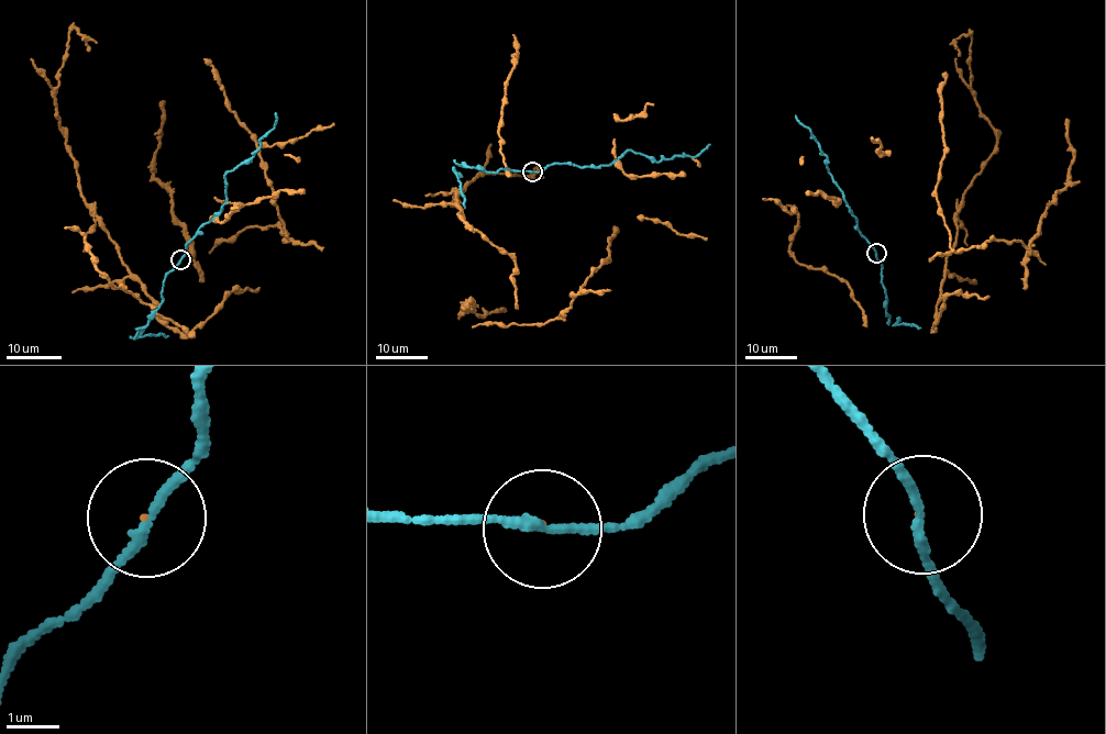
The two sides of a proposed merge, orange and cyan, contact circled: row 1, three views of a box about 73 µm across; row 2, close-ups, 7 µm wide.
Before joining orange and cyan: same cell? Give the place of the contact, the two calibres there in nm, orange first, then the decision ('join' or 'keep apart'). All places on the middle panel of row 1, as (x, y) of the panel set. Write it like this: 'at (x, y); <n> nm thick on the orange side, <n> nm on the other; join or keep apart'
at (532, 171); 30 nm thick on the orange side, 160 nm on the other; keep apart

